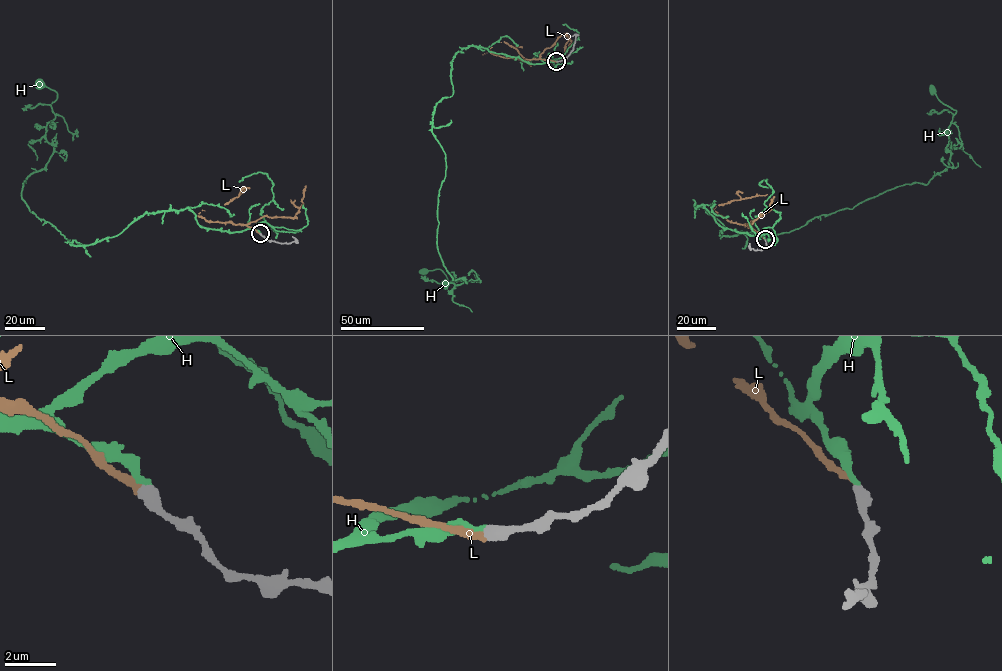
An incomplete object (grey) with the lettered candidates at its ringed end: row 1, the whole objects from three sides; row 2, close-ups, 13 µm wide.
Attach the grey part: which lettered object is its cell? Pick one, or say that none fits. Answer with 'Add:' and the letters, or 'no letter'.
Add: L

